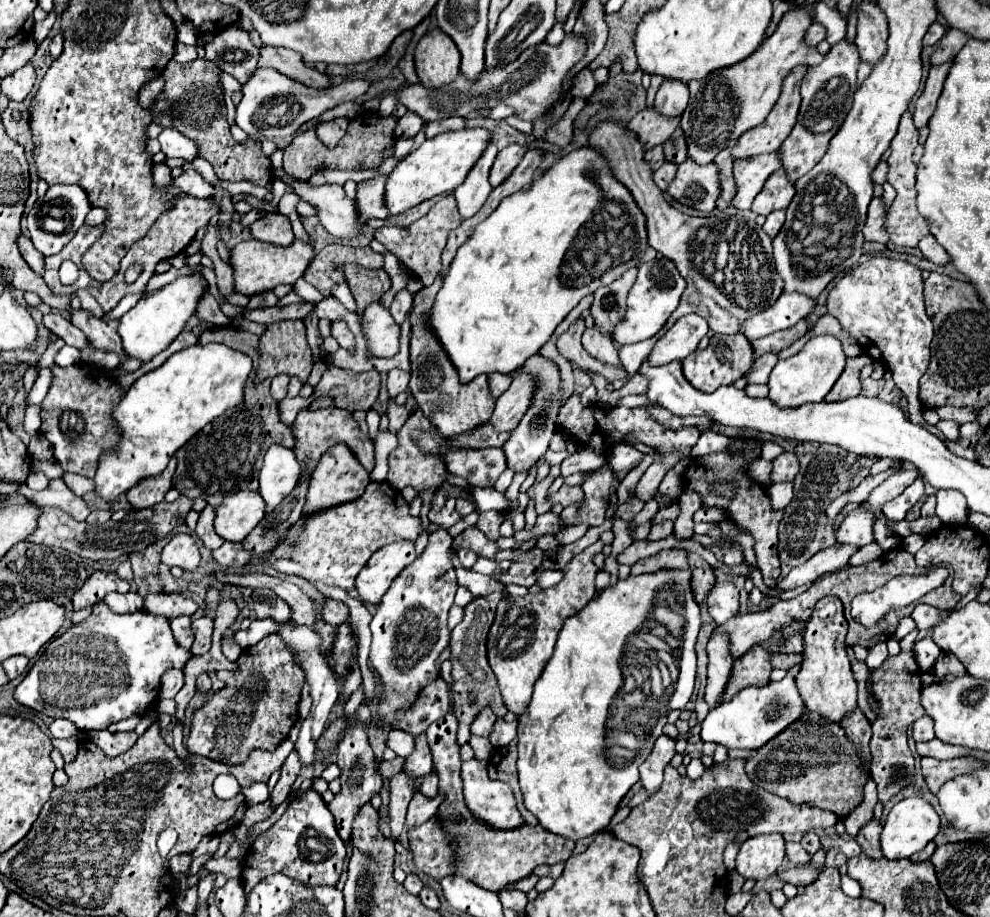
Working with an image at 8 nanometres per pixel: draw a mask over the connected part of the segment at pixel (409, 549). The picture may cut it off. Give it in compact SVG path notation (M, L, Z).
M404 539L398 543L390 543L378 549L364 569L356 577L356 589L362 601L380 603L382 595L388 591L390 583L398 577L398 573L412 563L416 557L414 541Z

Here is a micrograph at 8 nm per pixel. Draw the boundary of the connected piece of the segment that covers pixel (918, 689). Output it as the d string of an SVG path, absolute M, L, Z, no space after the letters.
M912 631L900 641L900 653L888 655L886 663L882 667L876 667L870 671L870 693L874 697L874 703L878 707L878 717L872 723L872 739L870 739L870 753L872 753L872 767L870 775L878 785L878 801L888 803L896 793L900 793L906 785L912 783L914 777L914 757L908 747L906 729L916 719L924 715L920 693L922 693L922 681L920 681L920 669L914 659L914 643L916 643L918 631Z

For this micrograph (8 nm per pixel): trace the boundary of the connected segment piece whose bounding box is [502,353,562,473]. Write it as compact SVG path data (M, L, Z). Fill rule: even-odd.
M532 355L522 369L514 371L514 373L522 373L522 371L534 371L534 375L538 375L538 391L534 391L534 399L526 411L526 415L522 417L522 421L518 423L518 427L514 431L510 431L508 441L502 445L502 451L506 455L508 461L508 469L512 469L514 473L526 471L530 473L532 467L538 463L538 459L548 451L550 439L558 429L556 417L558 411L562 407L562 379L560 379L560 369L552 359L538 355Z

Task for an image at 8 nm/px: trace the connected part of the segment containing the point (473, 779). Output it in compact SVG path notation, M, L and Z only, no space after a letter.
M470 759L462 765L462 781L464 781L464 799L470 811L474 811L474 815L488 823L490 827L500 827L500 829L514 829L520 827L524 821L516 809L516 801L512 795L512 789L508 787L508 783L502 781L494 781L488 777L488 761L480 761L480 759Z

